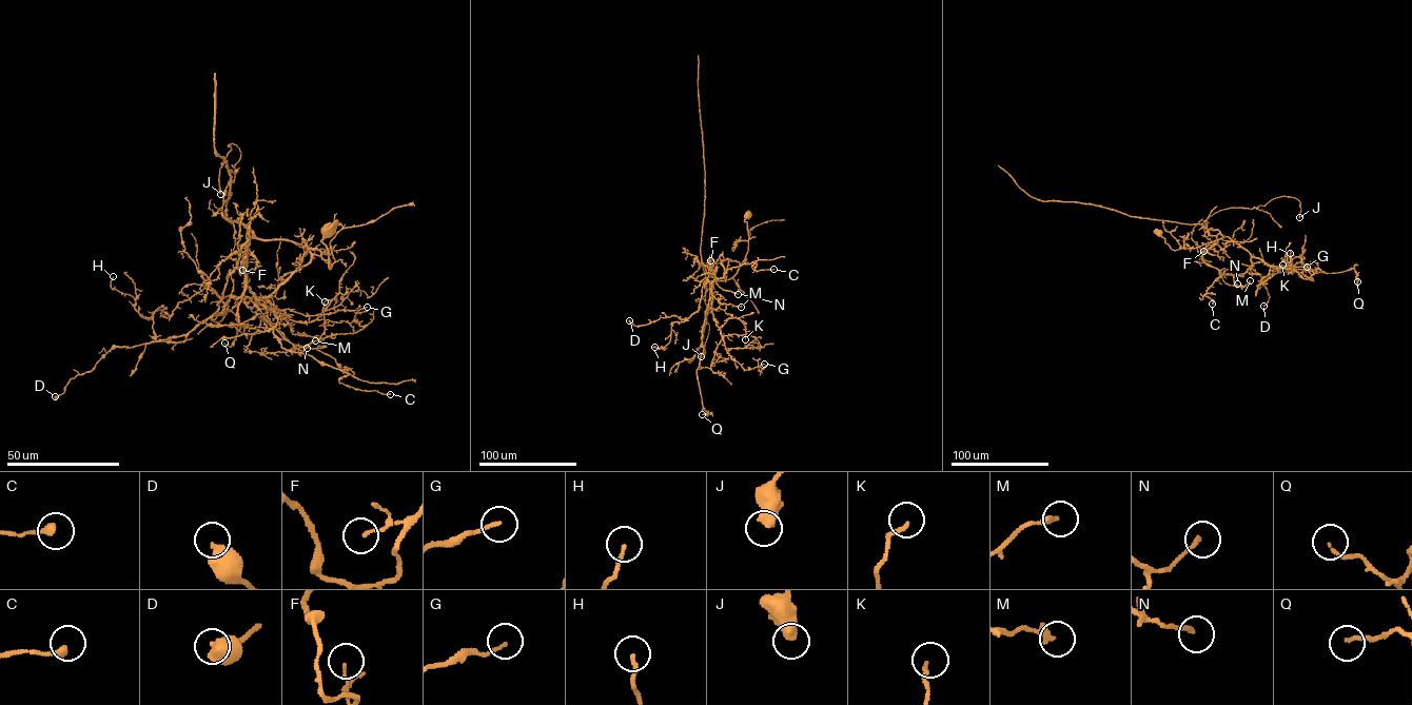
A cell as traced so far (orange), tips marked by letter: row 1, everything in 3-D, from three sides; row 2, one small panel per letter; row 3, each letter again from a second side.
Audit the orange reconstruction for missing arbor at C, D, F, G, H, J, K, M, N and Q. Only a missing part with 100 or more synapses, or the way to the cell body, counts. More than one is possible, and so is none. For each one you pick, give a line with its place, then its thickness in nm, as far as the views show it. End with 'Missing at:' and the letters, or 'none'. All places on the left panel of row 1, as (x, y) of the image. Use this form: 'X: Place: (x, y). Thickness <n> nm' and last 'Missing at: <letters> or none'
Missing at: none

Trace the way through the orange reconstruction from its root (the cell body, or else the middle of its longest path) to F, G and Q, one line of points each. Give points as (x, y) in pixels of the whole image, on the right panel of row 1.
F: (1159, 233), (1174, 250), (1196, 248), (1223, 237), (1218, 233), (1217, 241), (1203, 251)
G: (1159, 233), (1174, 250), (1228, 236), (1268, 265), (1289, 267), (1313, 280), (1310, 277), (1314, 273), (1307, 267)
Q: (1159, 233), (1174, 250), (1228, 236), (1249, 253), (1253, 262), (1325, 273), (1353, 268), (1357, 281)

